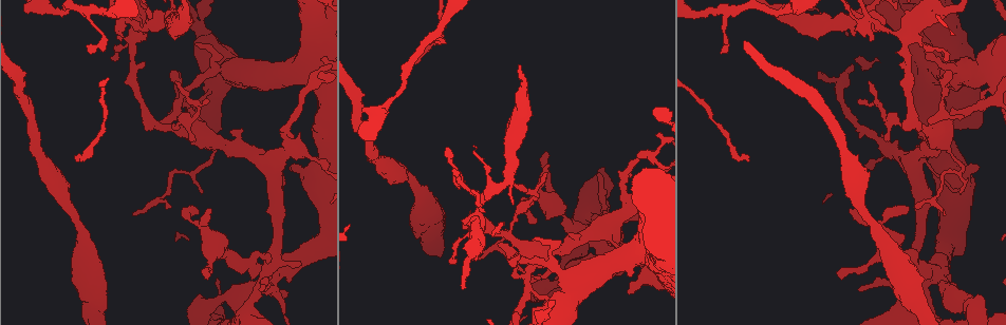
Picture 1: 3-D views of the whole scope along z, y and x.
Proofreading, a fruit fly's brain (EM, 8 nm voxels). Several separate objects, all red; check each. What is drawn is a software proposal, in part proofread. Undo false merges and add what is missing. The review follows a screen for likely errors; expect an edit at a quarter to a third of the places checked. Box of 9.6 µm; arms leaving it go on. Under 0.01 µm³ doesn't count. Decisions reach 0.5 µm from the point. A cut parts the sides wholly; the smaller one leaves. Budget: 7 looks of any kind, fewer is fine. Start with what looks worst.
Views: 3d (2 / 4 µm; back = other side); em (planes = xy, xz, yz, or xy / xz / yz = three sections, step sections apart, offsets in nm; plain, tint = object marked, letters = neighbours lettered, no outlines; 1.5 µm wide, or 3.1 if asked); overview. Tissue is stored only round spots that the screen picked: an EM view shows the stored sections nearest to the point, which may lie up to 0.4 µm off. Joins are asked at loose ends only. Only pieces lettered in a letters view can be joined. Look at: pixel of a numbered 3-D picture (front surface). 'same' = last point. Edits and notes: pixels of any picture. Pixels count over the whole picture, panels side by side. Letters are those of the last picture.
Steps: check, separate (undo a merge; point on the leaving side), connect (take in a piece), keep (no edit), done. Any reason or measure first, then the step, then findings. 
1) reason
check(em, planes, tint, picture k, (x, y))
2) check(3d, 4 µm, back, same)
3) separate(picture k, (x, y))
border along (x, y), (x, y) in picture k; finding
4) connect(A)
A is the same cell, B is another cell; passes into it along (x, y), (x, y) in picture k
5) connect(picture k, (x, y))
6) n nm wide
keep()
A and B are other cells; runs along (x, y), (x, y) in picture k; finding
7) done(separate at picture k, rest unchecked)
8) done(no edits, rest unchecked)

an open end
check(3d, 2 µm, picture 1, (629, 292))

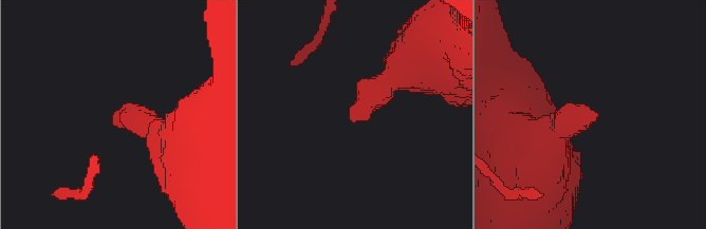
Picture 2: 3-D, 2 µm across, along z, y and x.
need the tissue
check(em, planes, letters, picture 2, (121, 111))

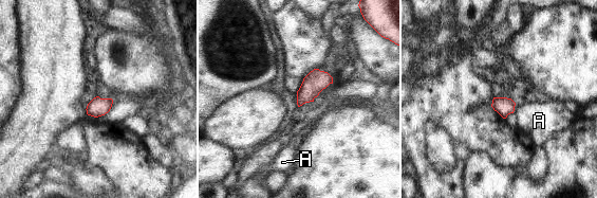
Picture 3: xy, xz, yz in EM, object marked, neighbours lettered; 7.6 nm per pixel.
A touches over 80 nm
connect(A)
A is the same cell; the neuron continues

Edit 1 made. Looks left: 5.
check(overview)

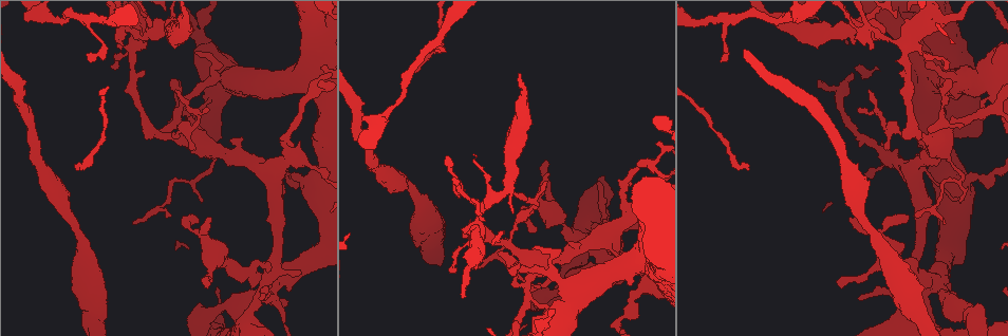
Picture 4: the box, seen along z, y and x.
tapers out
check(em, planes, letters, picture 4, (890, 146))

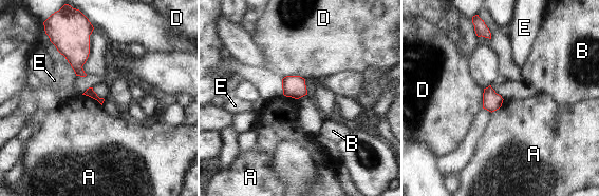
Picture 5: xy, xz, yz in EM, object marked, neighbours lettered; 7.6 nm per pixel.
A touches over 180 nm
keep()
A, B, D and E are other cells; no lettered piece goes on from it

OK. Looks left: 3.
sudden change in width
check(em, xy, step 4, letters, picture 4, (950, 17))

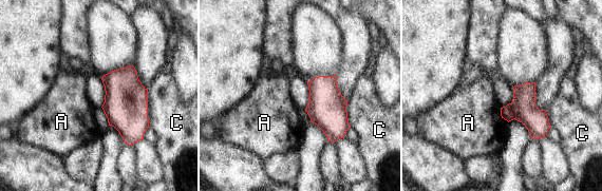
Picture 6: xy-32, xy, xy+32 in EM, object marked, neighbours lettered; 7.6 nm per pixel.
separate(picture 6, (537, 121))
A and C are other cells; border along (511, 102), (514, 118) in picture 6; two neurons meet here

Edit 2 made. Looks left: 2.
done(connect at picture 3, separate at picture 6, rest unchecked)

